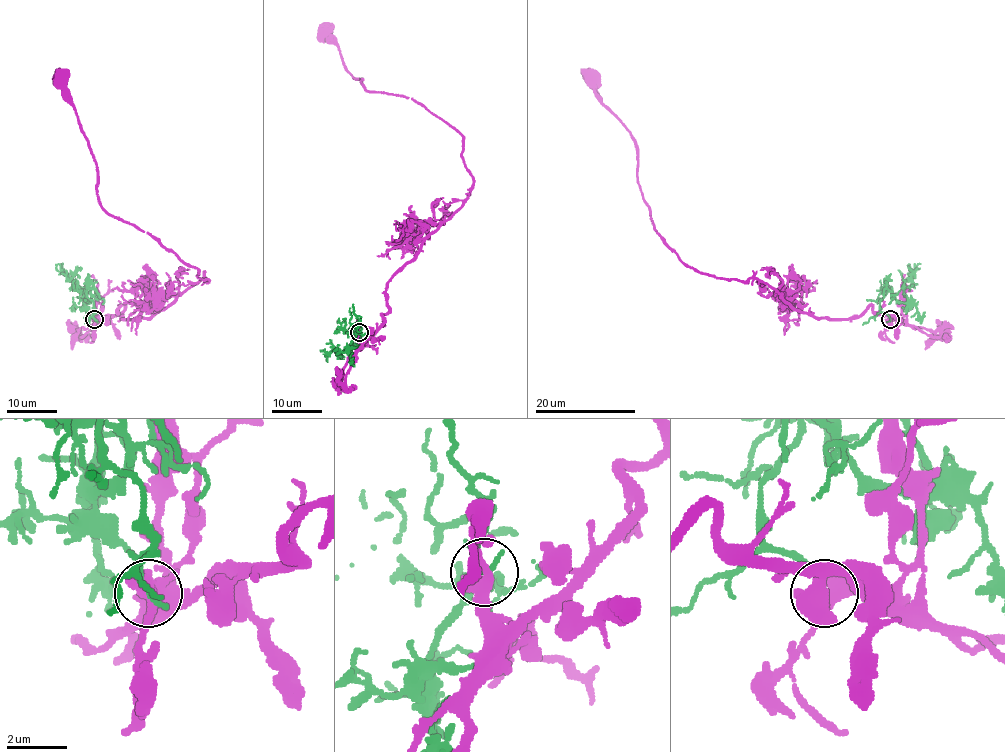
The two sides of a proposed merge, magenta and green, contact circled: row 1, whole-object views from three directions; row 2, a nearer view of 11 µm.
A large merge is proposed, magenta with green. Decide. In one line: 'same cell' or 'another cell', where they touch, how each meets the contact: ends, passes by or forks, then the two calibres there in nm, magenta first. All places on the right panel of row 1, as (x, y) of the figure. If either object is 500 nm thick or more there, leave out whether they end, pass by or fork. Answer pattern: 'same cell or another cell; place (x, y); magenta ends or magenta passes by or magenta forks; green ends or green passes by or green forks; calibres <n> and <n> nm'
another cell; place (890, 319); magenta passes by; green ends; calibres 440 and 200 nm

